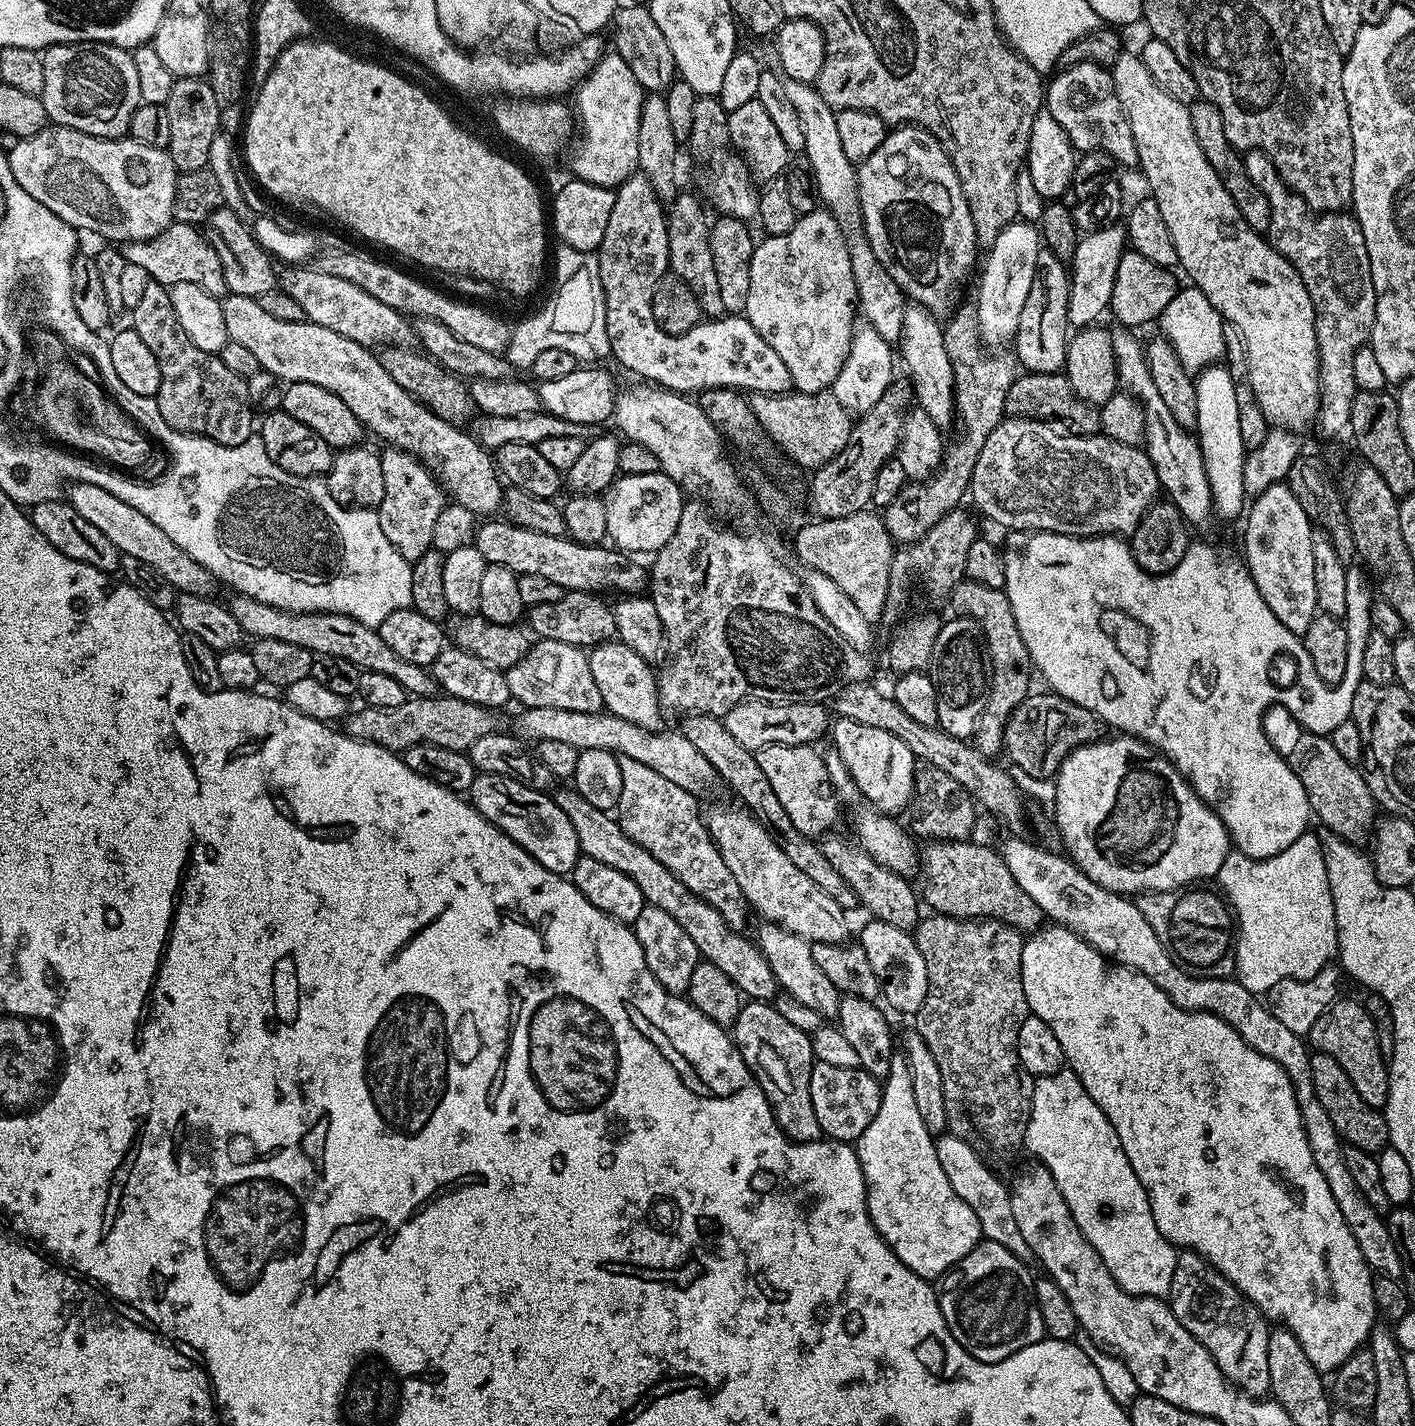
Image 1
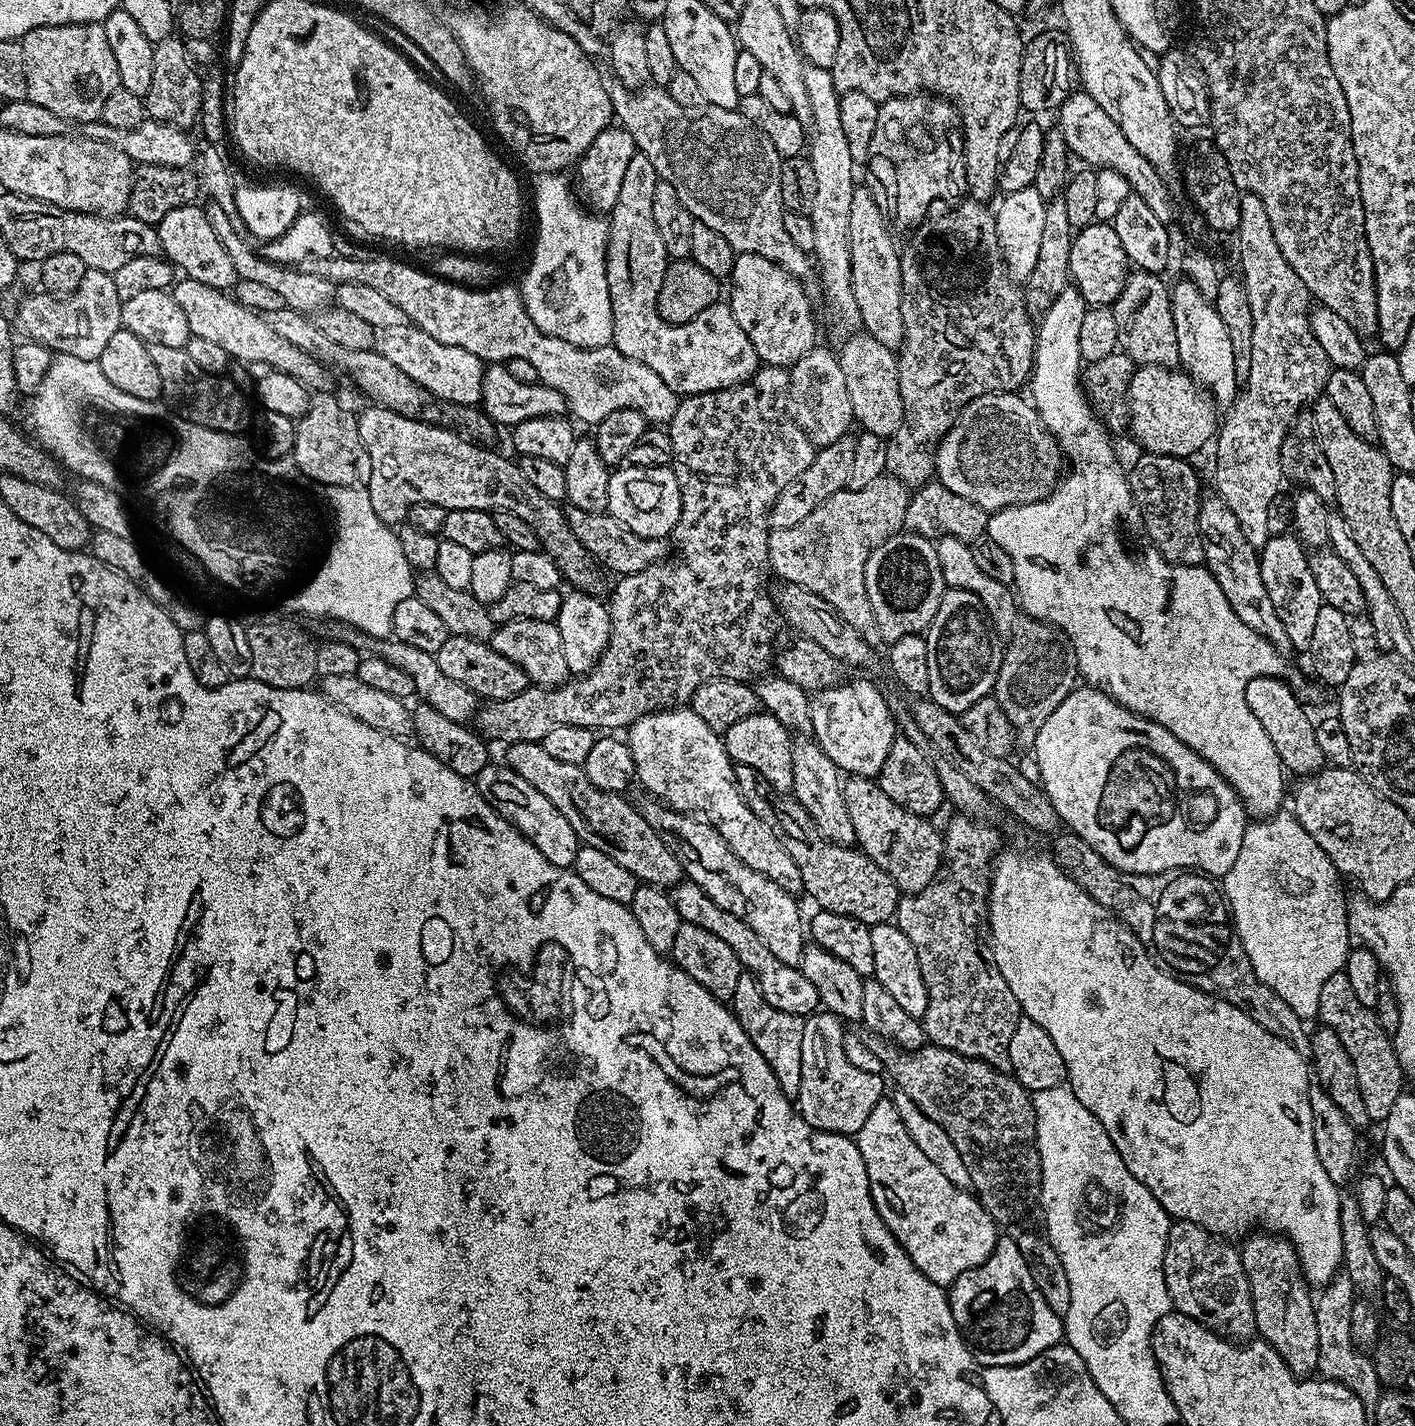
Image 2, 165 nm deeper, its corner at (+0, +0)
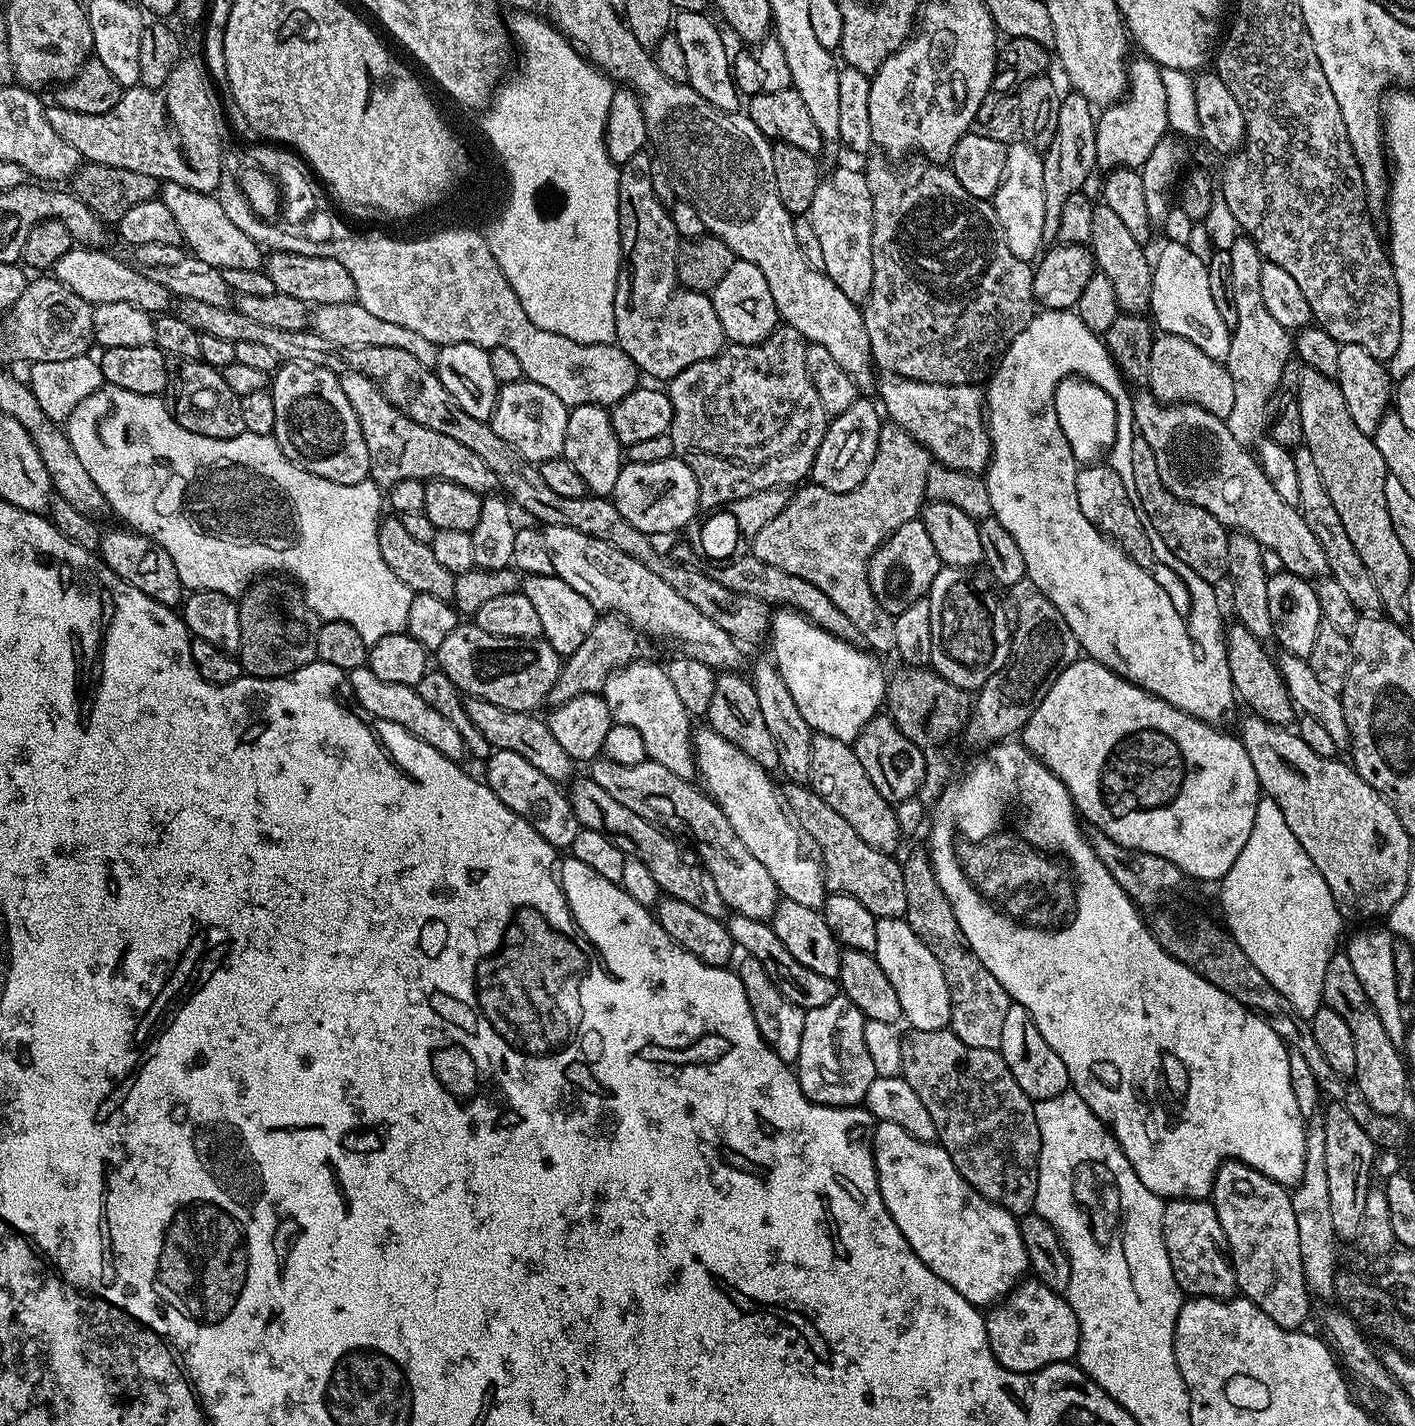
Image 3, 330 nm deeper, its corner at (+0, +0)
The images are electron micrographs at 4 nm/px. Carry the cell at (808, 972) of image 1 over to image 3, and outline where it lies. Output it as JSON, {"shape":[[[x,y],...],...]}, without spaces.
{"shape":[[[597,758],[591,761],[590,768],[592,780],[598,782],[606,794],[622,802],[626,810],[634,810],[634,814],[665,830],[689,828],[692,831],[692,840],[700,855],[697,856],[699,863],[703,864],[710,878],[714,878],[714,886],[718,886],[718,894],[722,894],[725,909],[738,916],[771,921],[782,899],[774,878],[770,878],[766,866],[742,846],[742,838],[734,834],[726,814],[711,796],[699,787],[696,789],[692,780],[683,780],[678,774],[666,770],[666,766],[649,759],[638,762],[638,766],[622,766],[618,762]]]}

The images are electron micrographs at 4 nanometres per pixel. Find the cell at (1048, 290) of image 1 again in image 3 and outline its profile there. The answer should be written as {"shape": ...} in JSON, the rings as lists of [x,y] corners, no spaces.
{"shape":[[[1072,90],[1069,91],[1069,96],[1065,95],[1061,99],[1060,105],[1058,106],[1058,122],[1056,123],[1056,129],[1054,130],[1054,142],[1050,144],[1048,149],[1043,153],[1044,158],[1044,169],[1042,170],[1042,198],[1046,201],[1046,218],[1042,221],[1042,238],[1046,242],[1052,242],[1056,240],[1056,235],[1058,234],[1058,221],[1062,219],[1062,206],[1070,199],[1070,194],[1081,191],[1085,187],[1084,183],[1091,178],[1092,172],[1097,171],[1096,166],[1096,121],[1097,117],[1094,115],[1093,105],[1088,103],[1088,100],[1085,98],[1081,92]]]}

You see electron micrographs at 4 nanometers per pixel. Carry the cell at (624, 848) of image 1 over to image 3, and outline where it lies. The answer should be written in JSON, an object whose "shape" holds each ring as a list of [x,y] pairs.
{"shape":[[[735,914],[729,915],[726,923],[733,945],[739,951],[741,948],[741,953],[758,958],[758,962],[762,962],[766,966],[766,974],[770,974],[774,986],[778,986],[782,998],[794,1002],[794,1006],[805,1010],[826,1006],[826,1002],[830,1002],[830,998],[838,995],[837,981],[822,978],[822,974],[814,974],[814,970],[810,970],[810,966],[802,966],[802,962],[798,962],[798,958],[794,958],[794,954],[790,954],[790,950],[786,950],[782,938],[778,938],[771,923]]]}

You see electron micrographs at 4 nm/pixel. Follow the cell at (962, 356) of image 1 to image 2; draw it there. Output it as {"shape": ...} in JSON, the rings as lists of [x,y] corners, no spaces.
{"shape":[[[964,198],[961,204],[956,204],[945,216],[937,218],[933,224],[924,224],[912,232],[912,237],[899,249],[900,270],[902,272],[902,326],[904,335],[898,349],[900,369],[898,370],[898,386],[902,390],[902,406],[904,413],[900,419],[900,425],[896,433],[886,440],[886,469],[891,475],[909,486],[927,484],[933,479],[936,471],[936,445],[944,435],[952,428],[952,423],[960,414],[961,408],[966,407],[974,398],[982,398],[982,394],[994,394],[995,392],[1016,392],[1020,387],[1029,383],[1032,374],[1032,363],[1036,357],[1036,330],[1034,317],[1028,312],[1024,301],[1024,293],[1021,285],[1009,276],[1002,250],[998,246],[998,226],[996,214],[987,203],[971,198]]]}

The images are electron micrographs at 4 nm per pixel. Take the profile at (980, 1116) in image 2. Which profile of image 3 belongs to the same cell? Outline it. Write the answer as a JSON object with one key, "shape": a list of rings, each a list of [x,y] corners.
{"shape":[[[950,1028],[909,1029],[902,1040],[901,1076],[913,1087],[914,1094],[929,1111],[937,1141],[950,1154],[955,1169],[966,1178],[968,1184],[1014,1217],[1031,1215],[1037,1200],[1041,1154],[1035,1101],[1015,1081],[1000,1052],[994,1048],[967,1046]]]}

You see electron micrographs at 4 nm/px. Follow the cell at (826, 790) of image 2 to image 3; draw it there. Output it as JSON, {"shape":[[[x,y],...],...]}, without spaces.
{"shape":[[[768,658],[758,661],[752,672],[750,671],[750,679],[754,686],[754,694],[758,694],[758,707],[762,709],[762,719],[765,720],[766,727],[770,729],[770,735],[774,737],[774,742],[778,746],[779,771],[785,772],[788,775],[787,779],[792,782],[800,782],[811,777],[810,754],[814,733],[806,718],[802,718],[790,690],[786,690],[786,682],[782,682],[775,663]]]}

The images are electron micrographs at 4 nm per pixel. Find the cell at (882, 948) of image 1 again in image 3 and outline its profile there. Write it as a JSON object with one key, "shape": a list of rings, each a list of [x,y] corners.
{"shape":[[[903,918],[877,919],[878,946],[874,953],[878,966],[890,978],[890,986],[898,994],[898,1003],[902,1005],[902,1020],[909,1029],[942,1030],[952,1022],[952,1003],[950,990],[946,986],[946,974],[942,974],[942,966],[934,954],[930,954],[930,946],[914,934],[907,920]]]}

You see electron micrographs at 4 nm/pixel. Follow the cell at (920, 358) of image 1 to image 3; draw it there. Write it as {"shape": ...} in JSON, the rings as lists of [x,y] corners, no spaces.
{"shape":[[[836,168],[821,179],[818,190],[814,190],[814,202],[807,215],[818,234],[822,245],[822,269],[831,278],[834,286],[850,298],[857,306],[868,299],[874,282],[872,261],[872,195],[864,172],[852,168]]]}

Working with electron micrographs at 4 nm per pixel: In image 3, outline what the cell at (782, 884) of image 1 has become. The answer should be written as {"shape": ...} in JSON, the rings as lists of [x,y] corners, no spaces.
{"shape":[[[641,658],[613,672],[604,684],[604,701],[610,706],[610,714],[615,723],[634,726],[634,730],[642,734],[649,760],[666,766],[666,770],[678,774],[683,780],[692,780],[697,775],[692,746],[693,717],[678,699],[678,693],[674,691],[667,671],[661,665],[659,668],[646,661],[647,659]]]}

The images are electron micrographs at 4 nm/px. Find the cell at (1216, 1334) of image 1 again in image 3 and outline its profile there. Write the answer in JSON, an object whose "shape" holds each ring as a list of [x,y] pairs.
{"shape":[[[1169,1200],[1164,1205],[1162,1226],[1166,1254],[1170,1254],[1170,1266],[1174,1270],[1174,1278],[1185,1297],[1205,1296],[1215,1300],[1230,1300],[1237,1295],[1232,1257],[1228,1255],[1228,1243],[1211,1202]]]}

